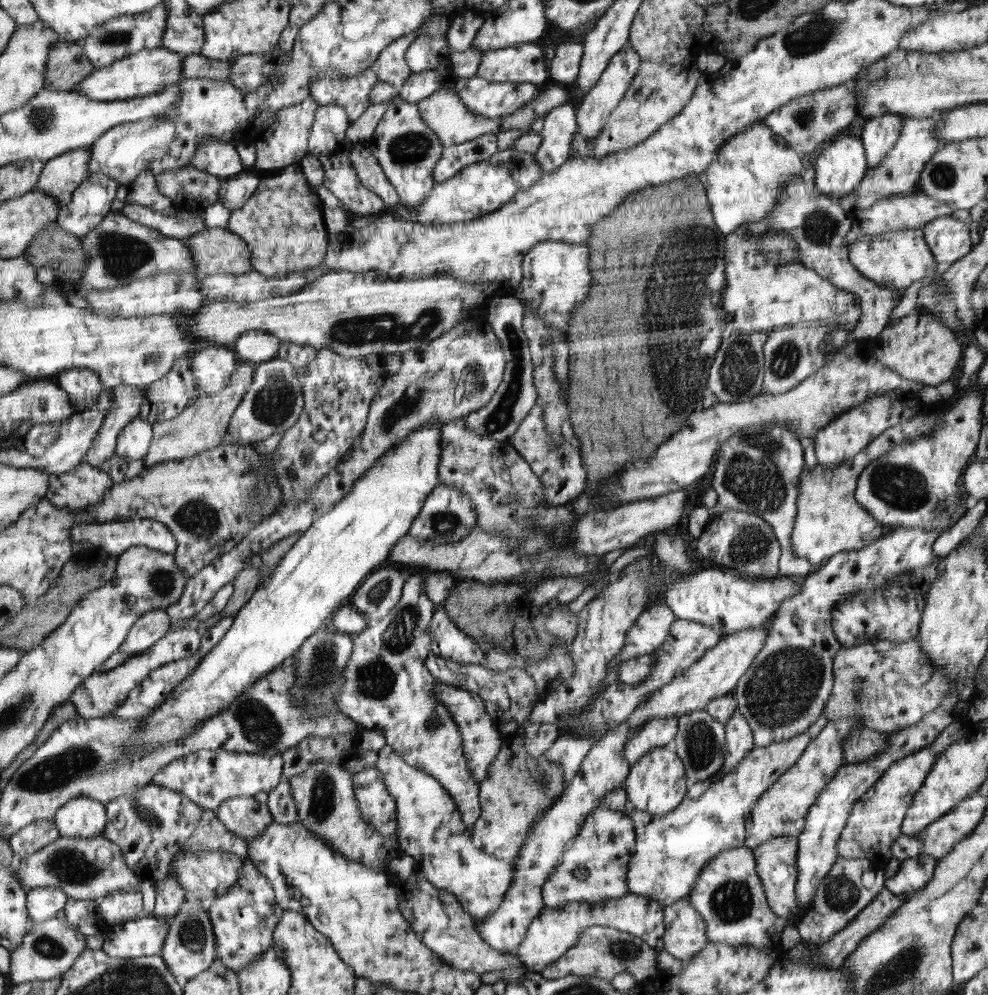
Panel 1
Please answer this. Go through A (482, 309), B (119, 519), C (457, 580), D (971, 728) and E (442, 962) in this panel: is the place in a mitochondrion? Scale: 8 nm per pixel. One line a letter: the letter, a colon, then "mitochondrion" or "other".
A: other
B: other
C: other
D: other
E: other

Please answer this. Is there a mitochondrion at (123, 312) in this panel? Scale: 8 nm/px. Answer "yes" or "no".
no

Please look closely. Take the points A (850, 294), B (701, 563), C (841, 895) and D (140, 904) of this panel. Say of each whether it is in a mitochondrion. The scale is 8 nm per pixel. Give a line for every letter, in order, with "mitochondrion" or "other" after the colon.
A: other
B: other
C: mitochondrion
D: other

